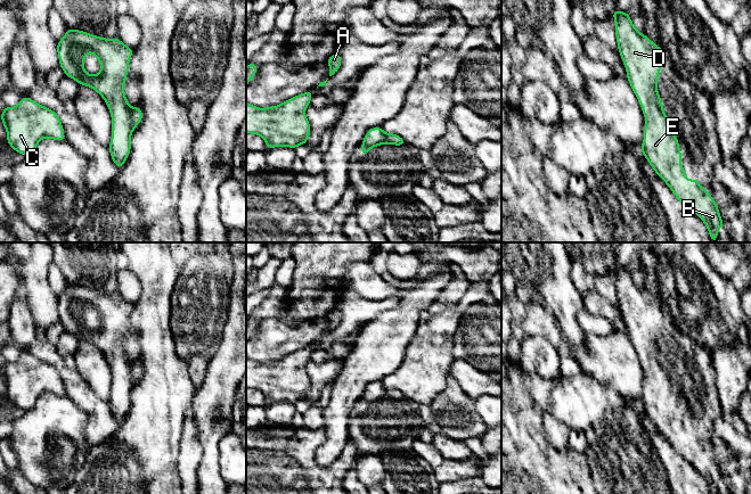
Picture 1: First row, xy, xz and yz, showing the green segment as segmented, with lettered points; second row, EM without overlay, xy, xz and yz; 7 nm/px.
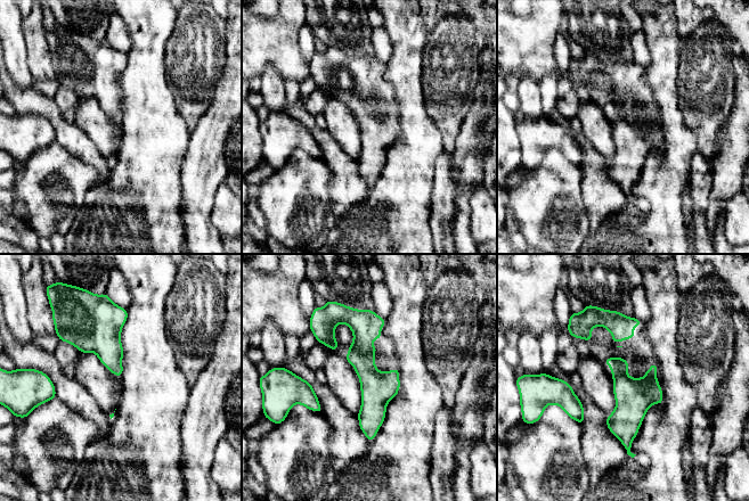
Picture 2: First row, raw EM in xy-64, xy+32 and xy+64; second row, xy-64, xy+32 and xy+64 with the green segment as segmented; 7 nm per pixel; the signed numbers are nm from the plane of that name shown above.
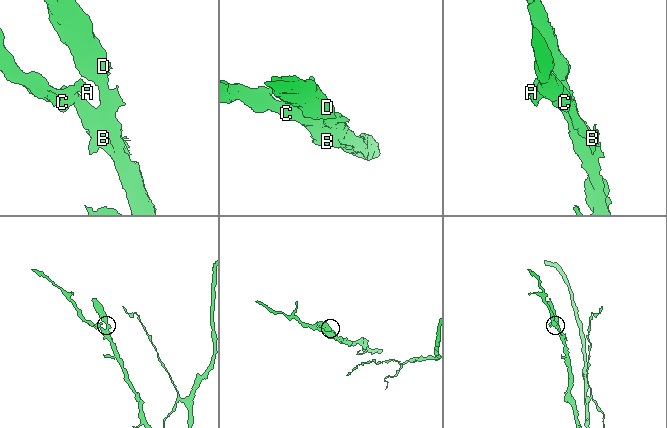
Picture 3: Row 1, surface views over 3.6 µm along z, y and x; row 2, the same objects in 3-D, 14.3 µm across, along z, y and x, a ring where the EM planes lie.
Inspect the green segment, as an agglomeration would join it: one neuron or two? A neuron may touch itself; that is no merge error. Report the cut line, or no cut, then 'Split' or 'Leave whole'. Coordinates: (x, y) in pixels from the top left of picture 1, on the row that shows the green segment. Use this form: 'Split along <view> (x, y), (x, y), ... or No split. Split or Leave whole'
No split. Leave whole

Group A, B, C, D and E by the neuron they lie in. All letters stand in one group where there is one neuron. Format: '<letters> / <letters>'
A B C D E

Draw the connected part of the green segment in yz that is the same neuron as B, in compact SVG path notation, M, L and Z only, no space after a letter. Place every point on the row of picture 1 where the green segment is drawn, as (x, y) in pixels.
M617 9L611 16L614 17L618 50L627 79L645 116L639 150L676 198L704 222L711 240L716 242L718 230L724 227L719 208L709 191L700 187L700 179L686 178L679 142L656 89L666 51L634 26L628 13Z

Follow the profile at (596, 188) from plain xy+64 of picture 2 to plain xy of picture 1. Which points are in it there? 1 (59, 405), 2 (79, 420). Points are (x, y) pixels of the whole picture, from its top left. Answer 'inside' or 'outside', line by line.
1: outside
2: outside

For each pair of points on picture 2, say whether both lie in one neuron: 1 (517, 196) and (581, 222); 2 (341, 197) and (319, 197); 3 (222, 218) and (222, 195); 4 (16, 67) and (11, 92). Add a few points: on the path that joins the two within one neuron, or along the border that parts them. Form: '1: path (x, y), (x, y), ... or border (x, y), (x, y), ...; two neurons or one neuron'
1: path (534, 197), (559, 197), (567, 205); one neuron
2: border (332, 171), (332, 178), (328, 183), (328, 202); two neurons
3: path (222, 212), (222, 200); one neuron
4: border (11, 79), (21, 88), (31, 88); two neurons

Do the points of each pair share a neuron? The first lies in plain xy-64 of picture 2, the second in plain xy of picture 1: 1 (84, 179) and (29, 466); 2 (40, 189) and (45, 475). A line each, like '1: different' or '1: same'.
1: same
2: same

